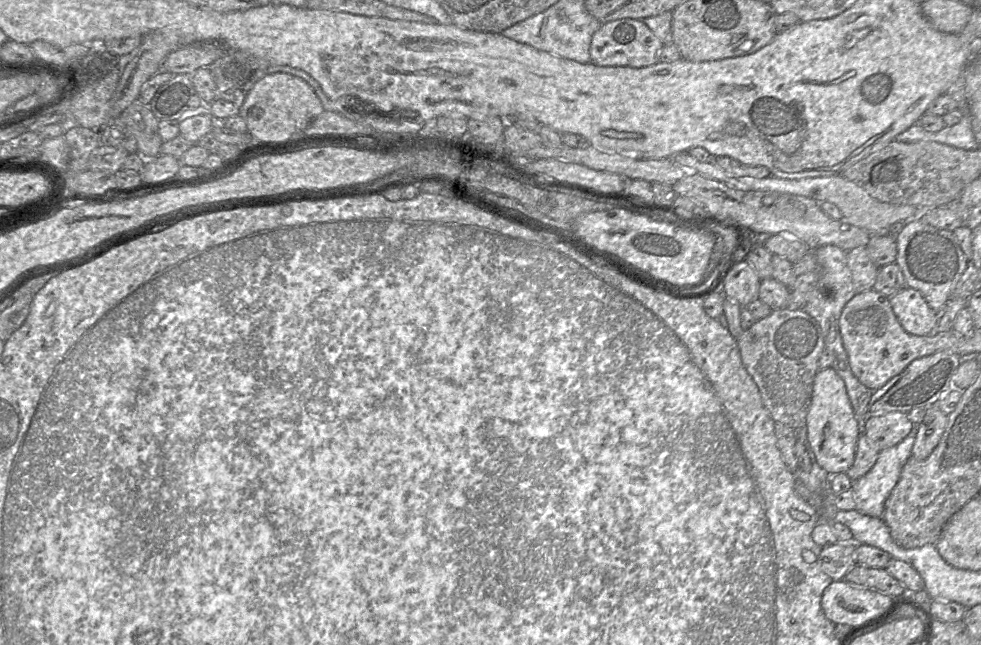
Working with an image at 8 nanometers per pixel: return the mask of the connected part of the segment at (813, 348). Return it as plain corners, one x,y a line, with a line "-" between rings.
775,309
744,330
737,344
773,420
792,429
806,425
814,378
820,369
818,361
825,349
819,323
803,309

